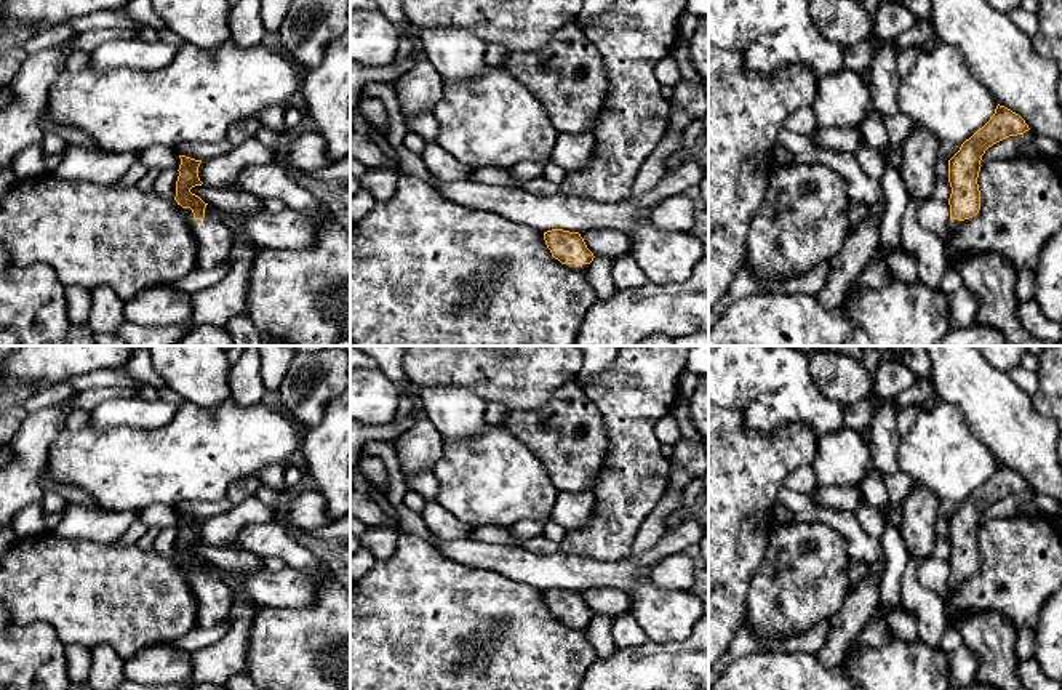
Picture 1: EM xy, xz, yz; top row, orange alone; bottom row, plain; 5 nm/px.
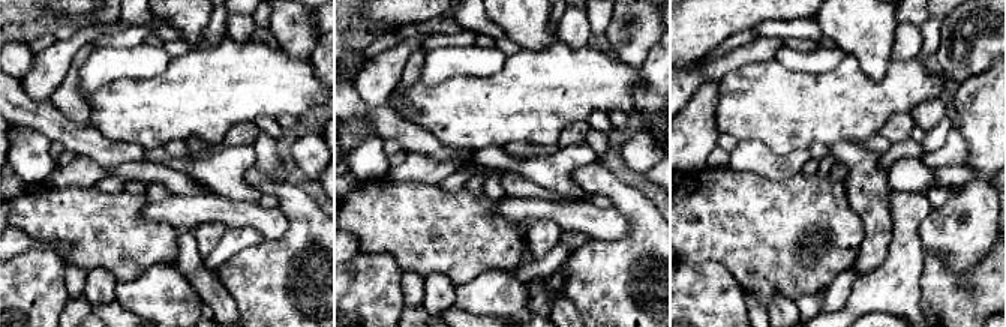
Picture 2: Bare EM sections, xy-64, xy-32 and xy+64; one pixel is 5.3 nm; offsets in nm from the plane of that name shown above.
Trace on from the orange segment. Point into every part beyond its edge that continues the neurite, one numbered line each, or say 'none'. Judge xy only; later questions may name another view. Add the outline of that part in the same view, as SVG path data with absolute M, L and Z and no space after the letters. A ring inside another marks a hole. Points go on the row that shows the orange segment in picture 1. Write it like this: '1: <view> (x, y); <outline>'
1: xy (213, 239); M194 219L190 223L197 242L197 263L198 269L214 269L227 259L234 243L234 232L221 221L214 219Z

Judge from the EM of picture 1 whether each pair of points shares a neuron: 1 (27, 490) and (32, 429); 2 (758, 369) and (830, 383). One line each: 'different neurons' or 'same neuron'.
1: same neuron
2: different neurons

